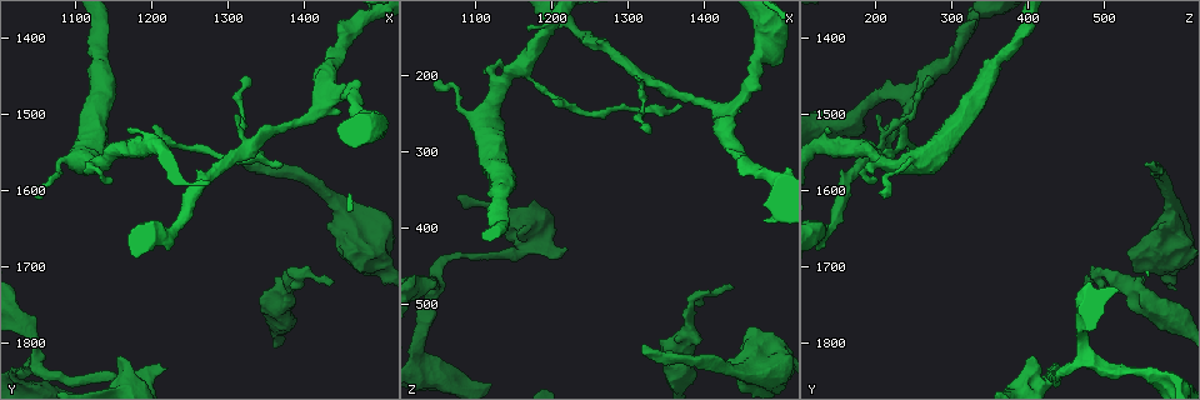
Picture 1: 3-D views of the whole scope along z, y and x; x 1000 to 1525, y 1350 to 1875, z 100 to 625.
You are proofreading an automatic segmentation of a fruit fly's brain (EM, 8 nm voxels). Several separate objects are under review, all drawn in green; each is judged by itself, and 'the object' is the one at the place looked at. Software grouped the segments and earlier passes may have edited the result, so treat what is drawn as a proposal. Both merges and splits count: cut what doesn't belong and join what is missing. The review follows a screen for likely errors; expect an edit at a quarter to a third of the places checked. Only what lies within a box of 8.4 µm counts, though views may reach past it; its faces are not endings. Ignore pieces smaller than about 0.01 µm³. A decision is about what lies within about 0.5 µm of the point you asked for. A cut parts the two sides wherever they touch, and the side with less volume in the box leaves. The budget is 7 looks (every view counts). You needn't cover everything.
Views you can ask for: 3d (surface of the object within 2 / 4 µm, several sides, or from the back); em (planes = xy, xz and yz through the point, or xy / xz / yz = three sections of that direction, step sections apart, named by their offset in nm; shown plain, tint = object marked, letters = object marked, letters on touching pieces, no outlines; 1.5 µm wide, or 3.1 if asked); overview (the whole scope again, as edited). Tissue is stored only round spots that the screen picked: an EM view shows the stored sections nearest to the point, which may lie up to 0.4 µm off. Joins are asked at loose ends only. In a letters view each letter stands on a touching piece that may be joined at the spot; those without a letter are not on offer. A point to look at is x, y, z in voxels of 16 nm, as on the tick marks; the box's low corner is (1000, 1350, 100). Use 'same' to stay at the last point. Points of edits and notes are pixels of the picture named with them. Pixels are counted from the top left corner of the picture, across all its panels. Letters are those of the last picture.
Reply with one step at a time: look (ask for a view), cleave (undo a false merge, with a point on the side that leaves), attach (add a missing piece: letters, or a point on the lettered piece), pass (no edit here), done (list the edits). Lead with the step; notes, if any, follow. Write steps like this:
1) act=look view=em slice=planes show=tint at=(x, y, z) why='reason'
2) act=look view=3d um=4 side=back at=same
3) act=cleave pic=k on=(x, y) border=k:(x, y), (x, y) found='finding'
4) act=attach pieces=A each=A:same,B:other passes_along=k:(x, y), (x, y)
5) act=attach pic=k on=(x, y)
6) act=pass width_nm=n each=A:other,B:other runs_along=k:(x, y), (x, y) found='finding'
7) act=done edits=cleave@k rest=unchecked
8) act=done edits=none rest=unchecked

act=look view=3d um=4 at=(1155, 1845, 435) why='thick turns thin'

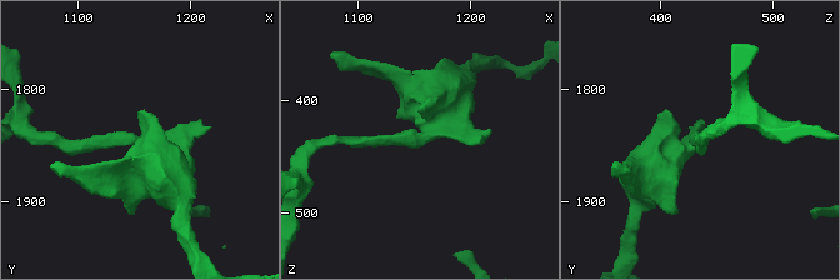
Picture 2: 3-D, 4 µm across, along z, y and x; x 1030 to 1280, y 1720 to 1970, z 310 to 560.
act=look view=em slice=planes show=tint at=(1154, 1848, 432)

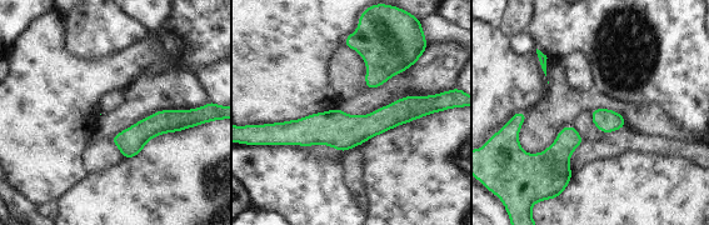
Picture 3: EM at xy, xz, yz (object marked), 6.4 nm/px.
act=look view=em slice=planes show=letters at=same why='see the neighbours'

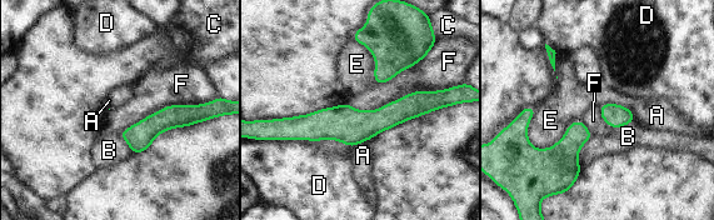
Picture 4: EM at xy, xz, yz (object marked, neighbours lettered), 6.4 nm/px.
act=pass each=A:other,B:other,C:other,D:other,E:other,F:other border=4:(442, 89), (375, 109), (348, 103) found='continuous, no second neuron'

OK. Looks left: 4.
act=look view=em slice=planes show=plain at=(1435, 1720, 480) why='branch stops here'

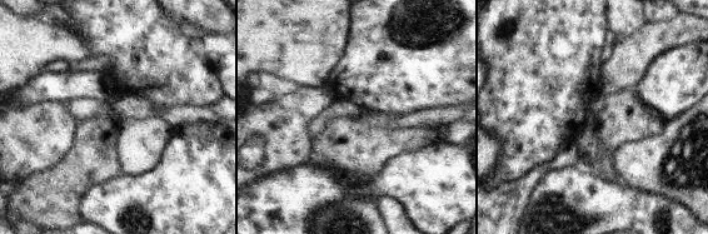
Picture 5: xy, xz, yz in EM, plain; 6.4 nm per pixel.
act=look view=em slice=planes show=letters at=same why='what lies round it'

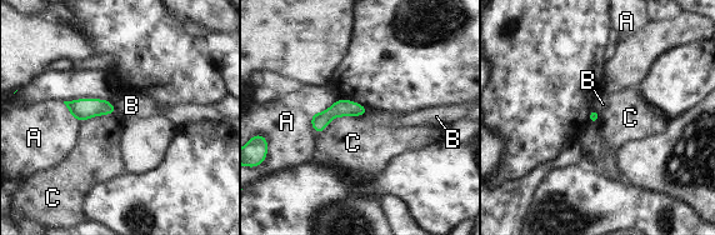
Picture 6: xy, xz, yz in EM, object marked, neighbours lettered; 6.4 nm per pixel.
act=pass each=A:other,B:other,C:other border=6:(363, 115), (335, 116), (316, 134) found='none of them fits'

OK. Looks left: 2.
act=look view=3d um=4 at=(1330, 1460, 275)

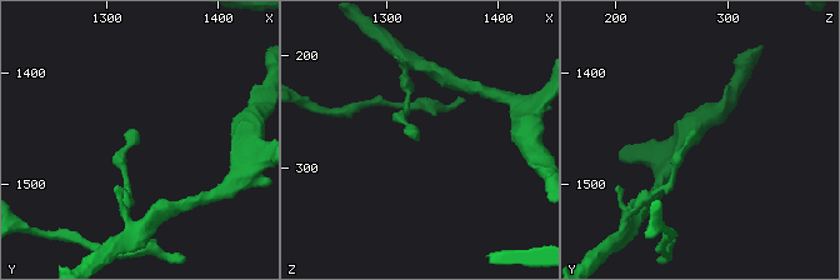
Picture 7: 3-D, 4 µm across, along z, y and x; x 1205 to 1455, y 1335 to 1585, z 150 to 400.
act=look view=em slice=planes show=letters at=(1326, 1458, 278) why='need the tissue'

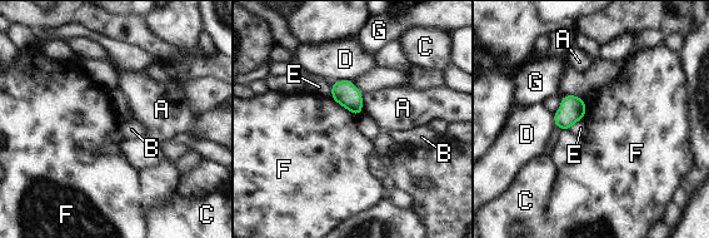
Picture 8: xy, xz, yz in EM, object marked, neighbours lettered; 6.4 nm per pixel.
act=pass width_nm=160 each=A:other,B:other,C:other,D:other,E:other,F:other,G:other border=8:(330, 98), (355, 115) found='none of them fits'

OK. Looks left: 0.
act=done edits=none rest=unchecked

